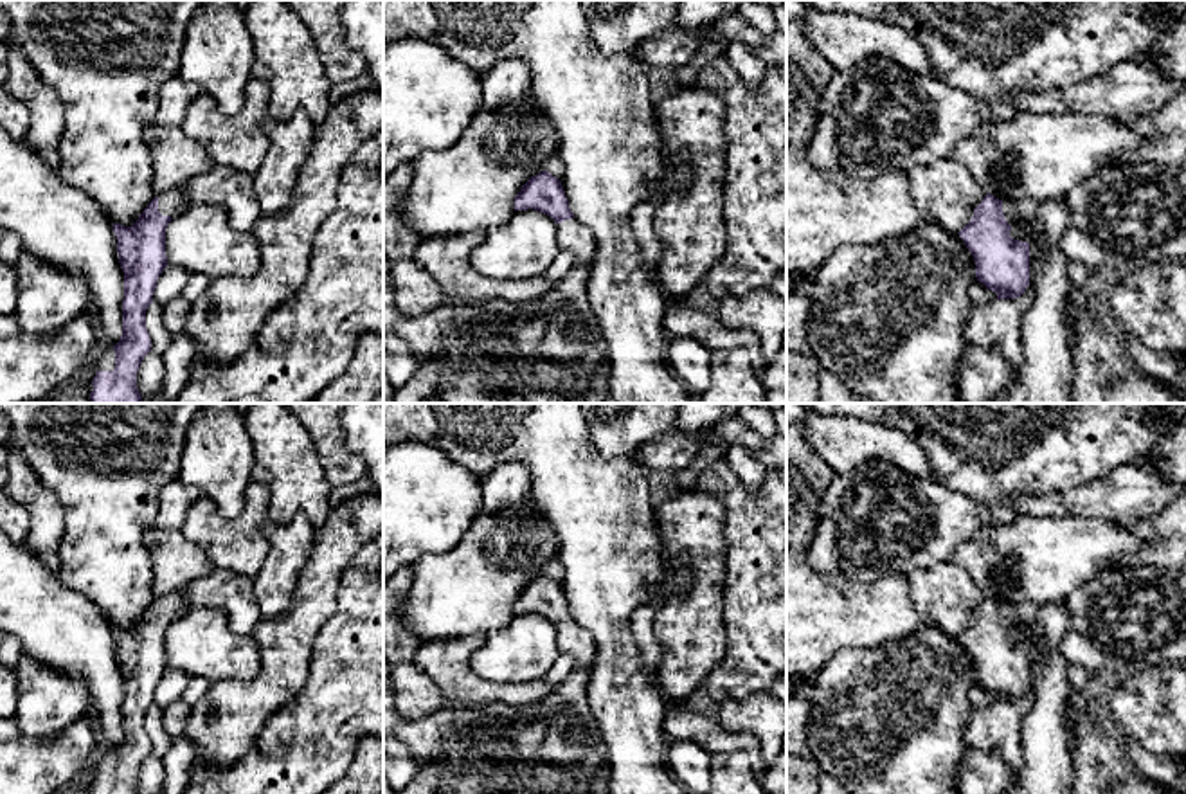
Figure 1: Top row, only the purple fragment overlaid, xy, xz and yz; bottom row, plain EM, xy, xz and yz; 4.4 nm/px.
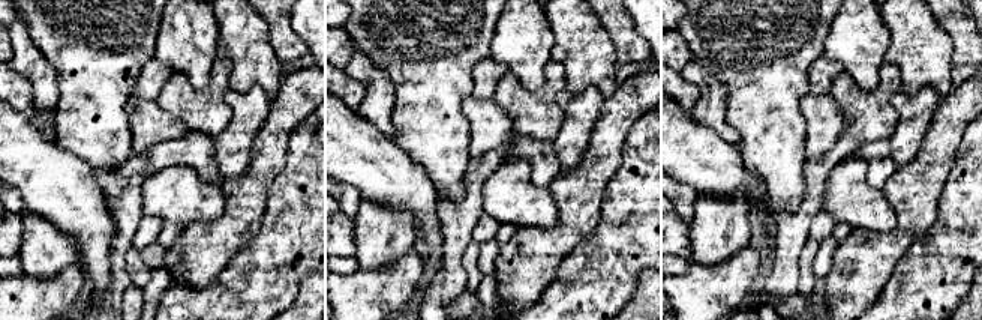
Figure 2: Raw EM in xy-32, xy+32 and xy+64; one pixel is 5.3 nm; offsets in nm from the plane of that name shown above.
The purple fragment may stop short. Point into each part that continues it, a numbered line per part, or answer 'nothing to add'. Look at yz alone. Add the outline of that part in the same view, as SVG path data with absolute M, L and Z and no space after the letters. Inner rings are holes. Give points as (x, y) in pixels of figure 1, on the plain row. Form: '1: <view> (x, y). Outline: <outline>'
1: yz (1019, 616). Outline: M1015 600L1002 603L1002 618L1010 627L1011 634L1019 634L1022 637L1020 645L1028 645L1028 634L1031 625L1037 621L1040 605Z

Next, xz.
1: xz (573, 640). Outline: M576 621L556 627L556 646L562 654L572 655L576 666L590 670L594 666L594 637Z

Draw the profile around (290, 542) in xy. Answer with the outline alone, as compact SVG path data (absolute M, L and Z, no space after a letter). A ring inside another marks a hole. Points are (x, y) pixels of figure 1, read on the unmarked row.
M304 513L288 522L266 519L259 526L270 553L252 578L261 619L277 619L292 605L297 578L308 562L317 528Z

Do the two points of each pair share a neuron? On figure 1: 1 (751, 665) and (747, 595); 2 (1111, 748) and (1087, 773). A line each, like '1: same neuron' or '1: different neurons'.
1: same neuron
2: same neuron

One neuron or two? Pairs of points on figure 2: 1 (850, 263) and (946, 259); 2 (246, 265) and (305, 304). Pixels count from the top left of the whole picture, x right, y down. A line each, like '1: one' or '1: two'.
1: two
2: two

